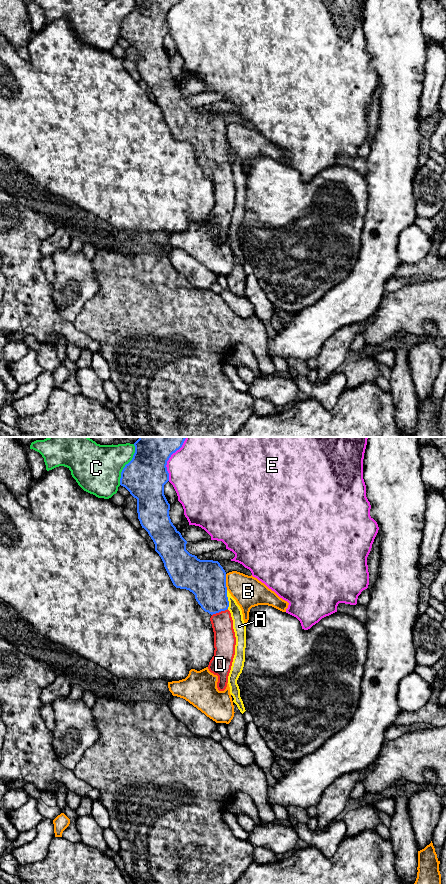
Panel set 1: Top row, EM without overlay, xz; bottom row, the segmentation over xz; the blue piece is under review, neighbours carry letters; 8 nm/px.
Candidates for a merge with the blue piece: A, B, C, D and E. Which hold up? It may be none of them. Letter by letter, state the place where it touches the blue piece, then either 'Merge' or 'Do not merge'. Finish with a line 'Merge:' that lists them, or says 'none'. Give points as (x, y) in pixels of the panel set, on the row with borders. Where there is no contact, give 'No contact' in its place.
A: Touches blue at xz (227, 599). Do not merge
B: Touches blue at xz (225, 582). Do not merge
C: Touches blue at xz (126, 464). Do not merge
D: Touches blue at xz (219, 611). Merge
E: Touches blue at xz (169, 457). Do not merge
Merge: D

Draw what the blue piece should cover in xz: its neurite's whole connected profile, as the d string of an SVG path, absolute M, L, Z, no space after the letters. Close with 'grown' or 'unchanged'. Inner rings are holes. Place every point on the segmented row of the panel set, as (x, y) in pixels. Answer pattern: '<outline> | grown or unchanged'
M139 437L134 443L135 453L132 460L121 472L120 485L137 499L138 519L155 544L155 551L161 557L164 567L176 588L186 589L195 595L201 608L211 614L214 632L214 656L208 669L218 676L217 688L224 691L235 655L236 637L233 620L228 610L226 572L218 561L200 560L186 550L187 541L171 522L170 504L164 495L164 485L169 481L167 461L179 450L186 437Z | grown

